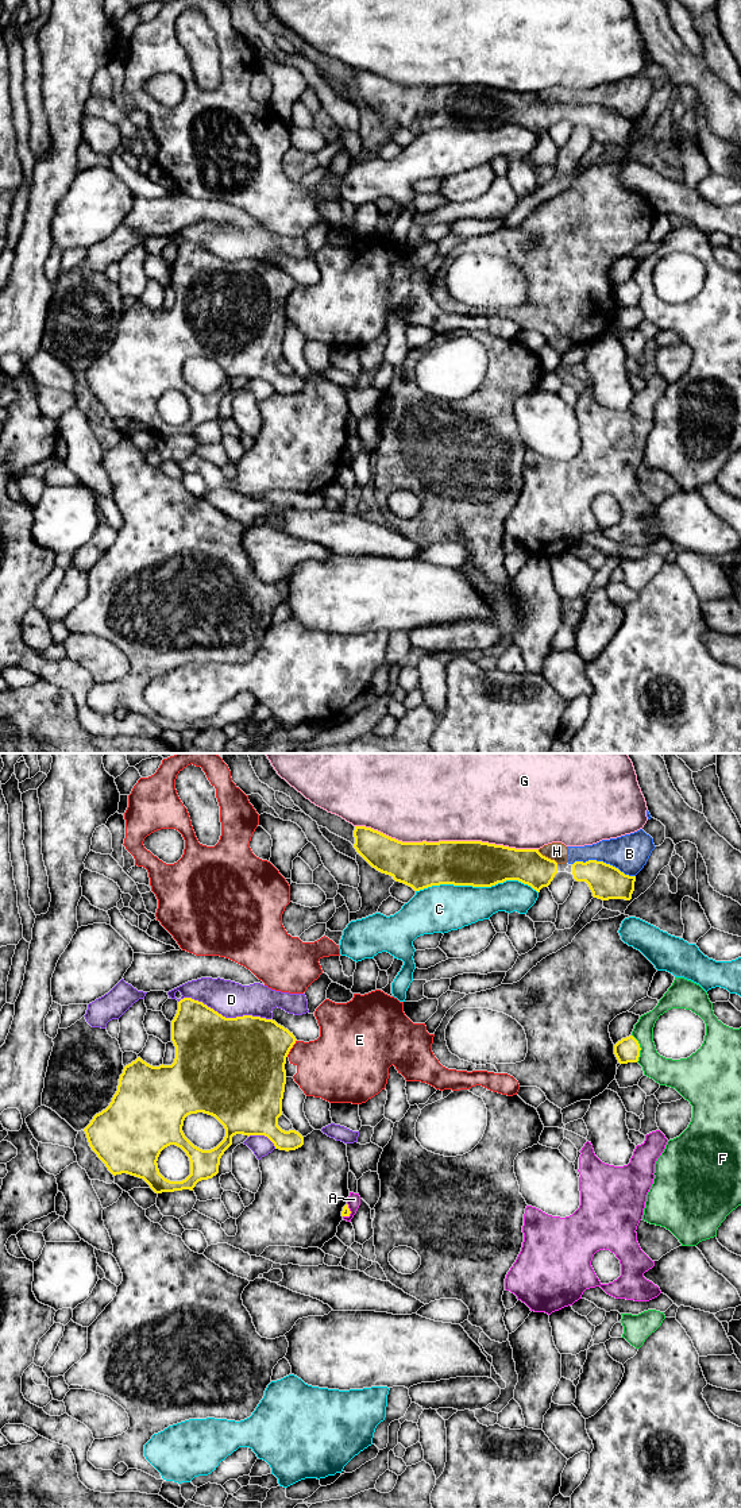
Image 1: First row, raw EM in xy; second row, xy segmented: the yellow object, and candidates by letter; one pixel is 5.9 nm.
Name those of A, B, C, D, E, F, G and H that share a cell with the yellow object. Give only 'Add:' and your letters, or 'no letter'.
Add: no letter

